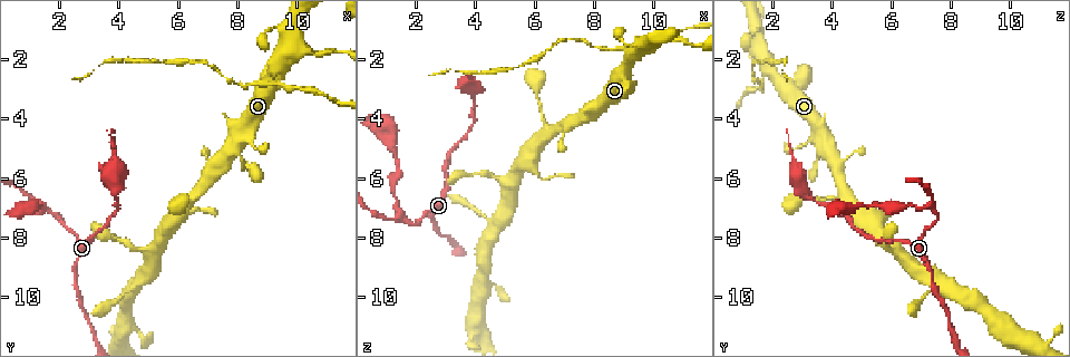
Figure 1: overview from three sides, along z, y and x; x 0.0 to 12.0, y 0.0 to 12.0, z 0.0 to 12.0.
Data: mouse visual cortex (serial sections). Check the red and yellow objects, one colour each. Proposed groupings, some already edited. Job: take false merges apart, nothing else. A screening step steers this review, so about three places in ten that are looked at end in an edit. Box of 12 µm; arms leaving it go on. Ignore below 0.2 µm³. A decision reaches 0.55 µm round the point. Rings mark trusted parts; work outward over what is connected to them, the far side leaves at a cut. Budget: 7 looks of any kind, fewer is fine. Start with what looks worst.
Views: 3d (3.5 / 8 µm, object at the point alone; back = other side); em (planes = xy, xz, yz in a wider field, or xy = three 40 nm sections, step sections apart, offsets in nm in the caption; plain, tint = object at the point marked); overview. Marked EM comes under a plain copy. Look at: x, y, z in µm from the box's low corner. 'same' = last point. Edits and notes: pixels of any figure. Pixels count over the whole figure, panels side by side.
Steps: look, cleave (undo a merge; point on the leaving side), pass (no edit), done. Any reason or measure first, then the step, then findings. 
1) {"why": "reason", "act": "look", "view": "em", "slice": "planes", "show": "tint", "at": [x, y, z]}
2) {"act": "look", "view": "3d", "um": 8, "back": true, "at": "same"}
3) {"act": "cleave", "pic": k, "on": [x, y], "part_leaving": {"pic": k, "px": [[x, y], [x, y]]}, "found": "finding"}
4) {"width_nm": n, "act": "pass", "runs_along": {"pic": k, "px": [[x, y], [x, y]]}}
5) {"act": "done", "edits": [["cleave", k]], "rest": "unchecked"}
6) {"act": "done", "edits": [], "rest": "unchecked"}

{"why": "side arm on a straight run", "act": "look", "view": "3d", "um": 3.5, "at": [9.1, 2.4, 1.9]}

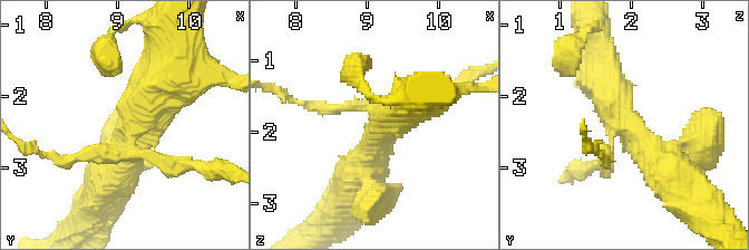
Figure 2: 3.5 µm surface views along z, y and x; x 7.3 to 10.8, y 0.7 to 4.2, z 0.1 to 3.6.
{"act": "look", "view": "em", "slice": "planes", "show": "tint", "at": [9.10, 2.45, 1.95]}

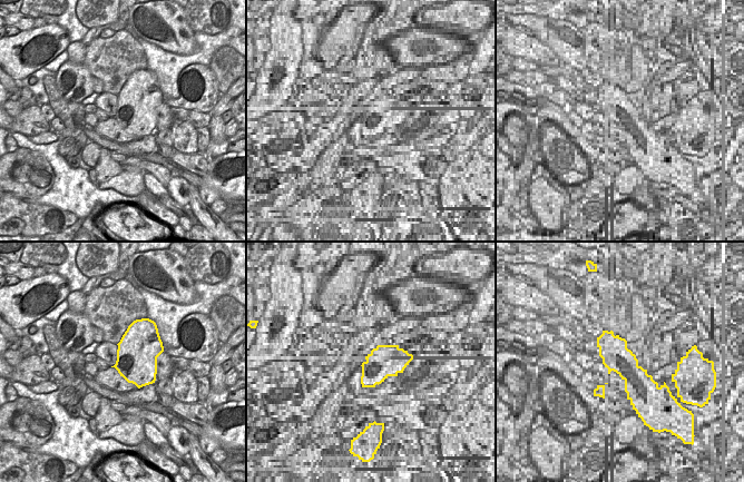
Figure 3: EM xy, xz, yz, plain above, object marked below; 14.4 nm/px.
{"act": "look", "view": "em", "slice": "xy", "step": 2, "show": "tint", "at": "same"}

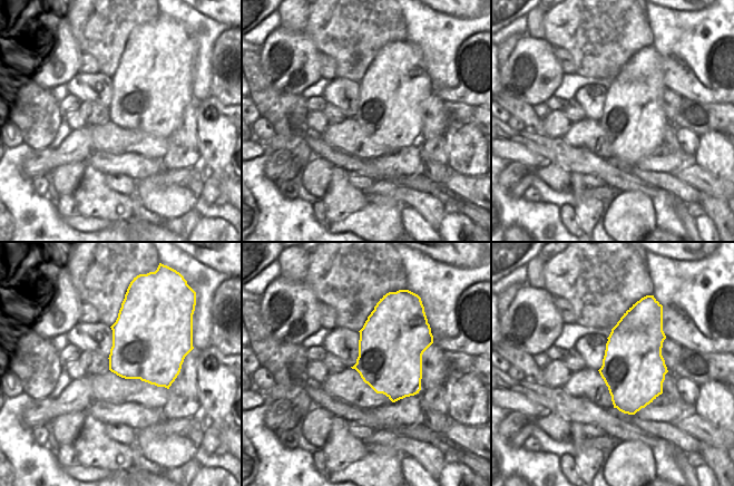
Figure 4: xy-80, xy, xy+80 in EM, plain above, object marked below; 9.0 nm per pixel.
{"width_nm": 600, "act": "cleave", "pic": 2, "on": [608, 170], "part_leaving": {"pic": 2, "px": [[367, 105], [299, 105], [281, 93]]}, "found": "a second cell is stuck on"}

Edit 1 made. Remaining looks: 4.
{"act": "look", "view": "overview"}

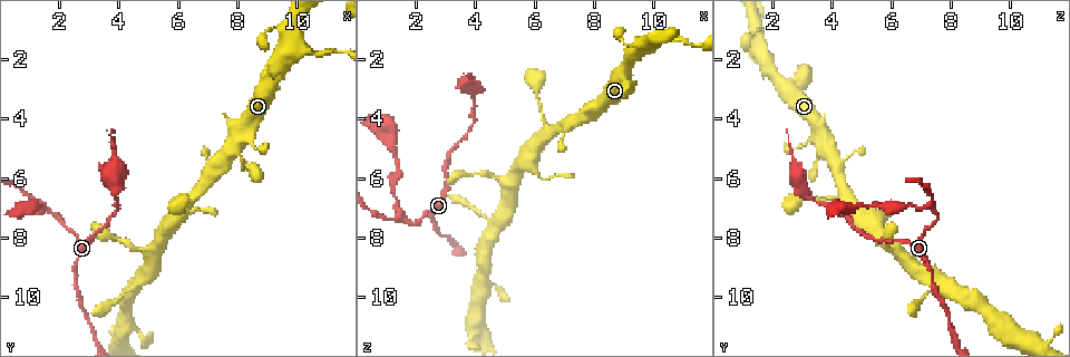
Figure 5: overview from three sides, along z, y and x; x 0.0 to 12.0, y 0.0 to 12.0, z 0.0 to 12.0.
{"why": "a fork", "act": "look", "view": "3d", "um": 3.5, "at": [1.5, 6.9, 7.3]}

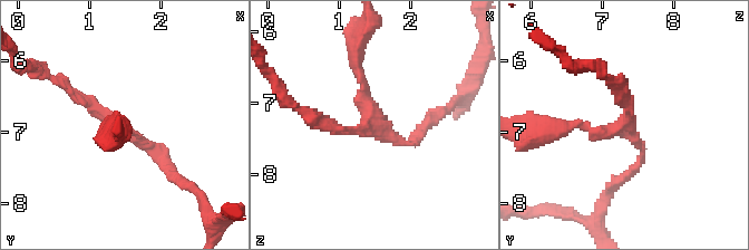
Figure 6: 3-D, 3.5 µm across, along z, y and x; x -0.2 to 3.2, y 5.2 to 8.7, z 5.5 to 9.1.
{"arms": 3, "arm_widths_nm": [100, 150, 150], "act": "look", "view": "em", "slice": "xy", "step": 3, "show": "tint", "at": [1.40, 6.85, 7.30]}

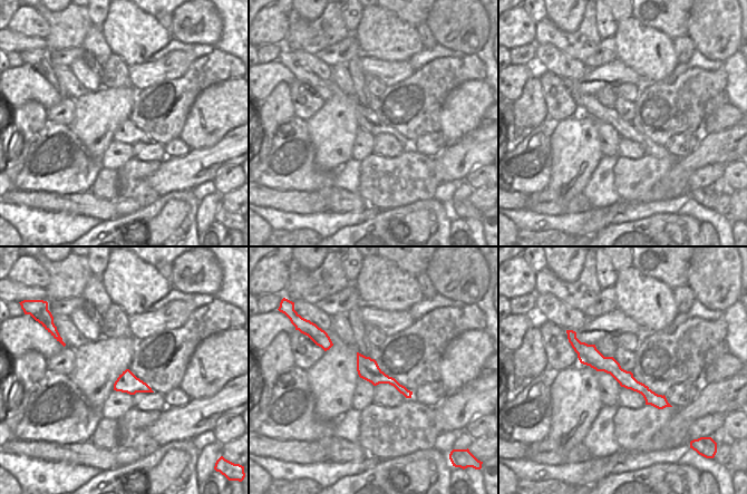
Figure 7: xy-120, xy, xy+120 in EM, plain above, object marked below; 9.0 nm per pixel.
{"act": "pass", "runs_along": {"pic": 6, "px": [[419, 133], [399, 142], [368, 127], [354, 61]]}, "found": "one cell here"}

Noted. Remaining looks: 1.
{"act": "done", "edits": [["cleave", 2]], "rest": "unchecked"}

